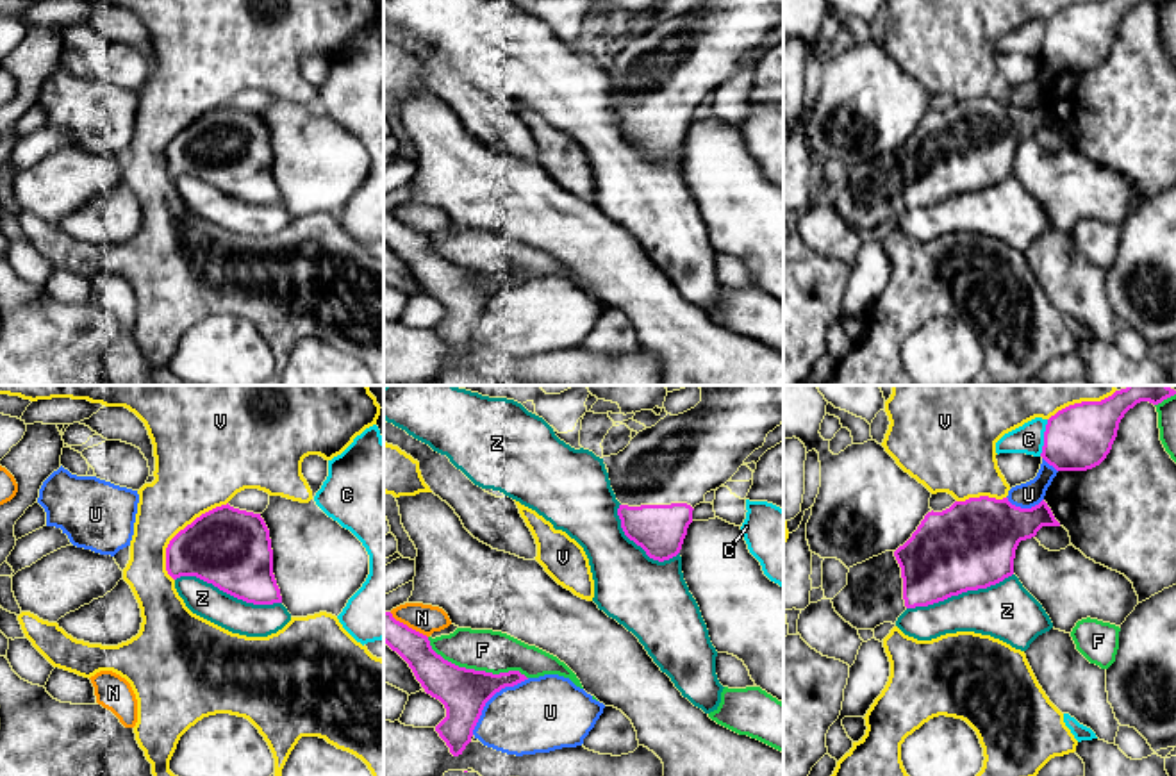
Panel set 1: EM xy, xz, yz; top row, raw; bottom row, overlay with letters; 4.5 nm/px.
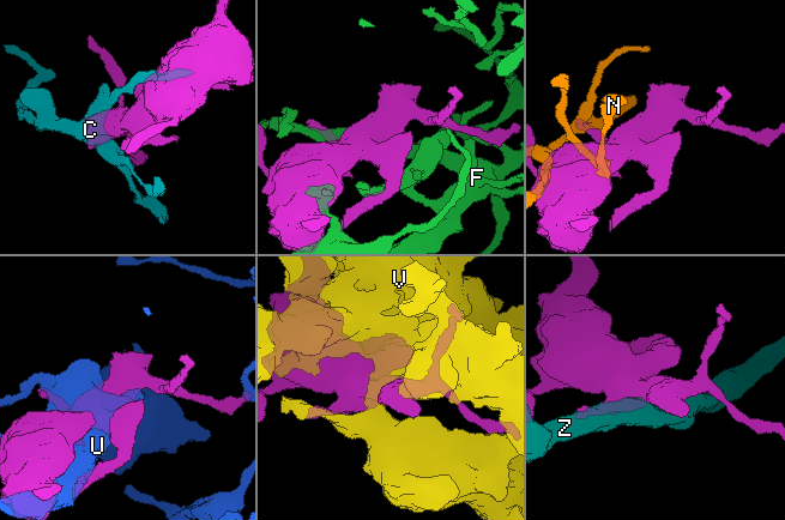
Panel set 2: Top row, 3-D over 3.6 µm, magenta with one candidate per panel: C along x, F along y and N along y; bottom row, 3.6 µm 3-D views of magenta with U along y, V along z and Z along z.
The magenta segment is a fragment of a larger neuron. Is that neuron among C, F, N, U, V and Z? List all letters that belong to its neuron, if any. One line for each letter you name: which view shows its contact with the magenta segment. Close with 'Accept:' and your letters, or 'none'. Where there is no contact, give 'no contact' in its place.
Accept: none

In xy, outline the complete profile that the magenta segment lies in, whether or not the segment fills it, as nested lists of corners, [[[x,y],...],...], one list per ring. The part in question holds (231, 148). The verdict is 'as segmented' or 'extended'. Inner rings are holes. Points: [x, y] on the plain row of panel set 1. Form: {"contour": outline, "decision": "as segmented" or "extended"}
{"contour": [[[228,103],[202,114],[170,141],[166,171],[173,180],[196,177],[246,203],[282,203],[264,120]]], "decision": "as segmented"}

